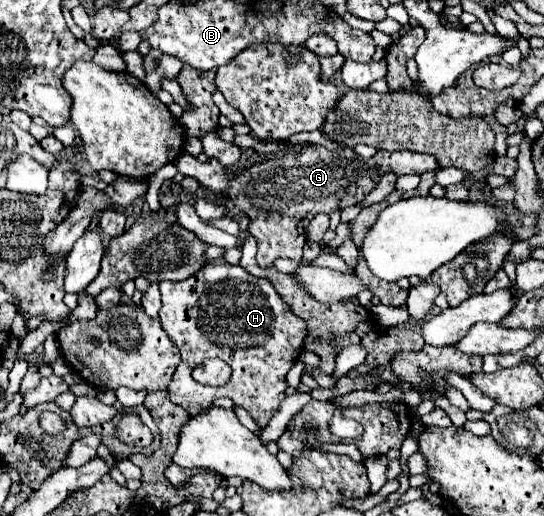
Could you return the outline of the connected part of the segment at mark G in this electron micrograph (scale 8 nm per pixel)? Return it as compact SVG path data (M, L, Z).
M307 145L297 153L285 153L279 159L267 159L265 163L241 171L239 177L233 181L223 177L223 167L219 165L219 161L199 163L193 155L181 153L173 161L173 165L183 175L191 175L201 181L201 185L207 185L207 189L229 193L231 201L235 201L245 213L255 219L259 267L271 267L275 259L281 257L301 259L301 247L307 239L305 227L309 225L313 215L333 213L337 205L349 207L361 203L375 189L383 173L393 171L395 175L421 175L425 171L439 169L437 159L425 153L377 151L371 159L359 159L351 147L345 147L343 151L335 153L319 145Z

